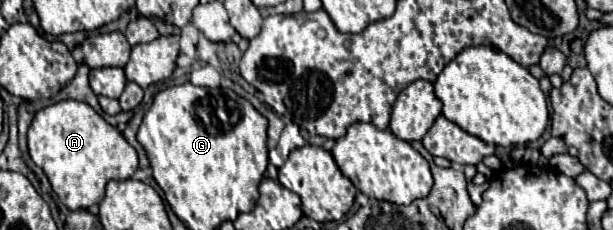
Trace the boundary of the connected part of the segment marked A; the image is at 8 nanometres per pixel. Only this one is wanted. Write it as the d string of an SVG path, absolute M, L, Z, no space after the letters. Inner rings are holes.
M59 101L55 105L49 105L41 109L29 127L29 155L37 167L45 171L45 175L51 181L53 191L57 193L59 201L71 209L87 209L91 205L97 205L105 197L105 185L111 179L129 179L137 169L137 153L135 149L125 141L125 137L111 127L97 111L93 111L89 105L81 101Z

